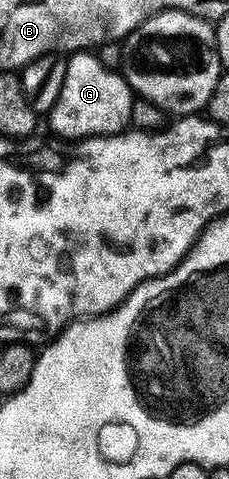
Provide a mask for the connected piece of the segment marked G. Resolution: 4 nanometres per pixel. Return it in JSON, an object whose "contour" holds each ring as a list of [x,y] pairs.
{"contour":[[[90,50],[73,53],[64,70],[64,87],[60,98],[48,114],[50,128],[55,137],[66,142],[86,140],[90,136],[114,136],[127,131],[136,96],[121,71],[104,66]]]}

